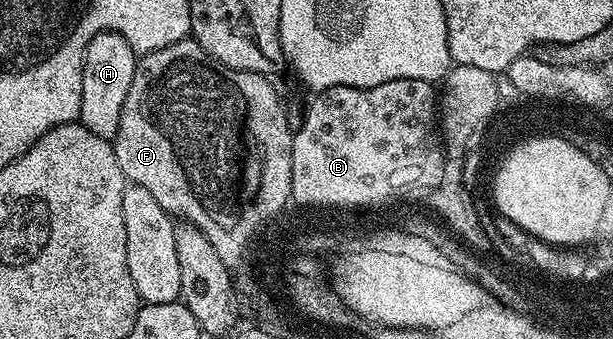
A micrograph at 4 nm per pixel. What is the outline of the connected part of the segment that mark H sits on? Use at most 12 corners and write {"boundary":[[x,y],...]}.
{"boundary":[[100,32],[83,62],[79,122],[112,141],[138,53]]}

